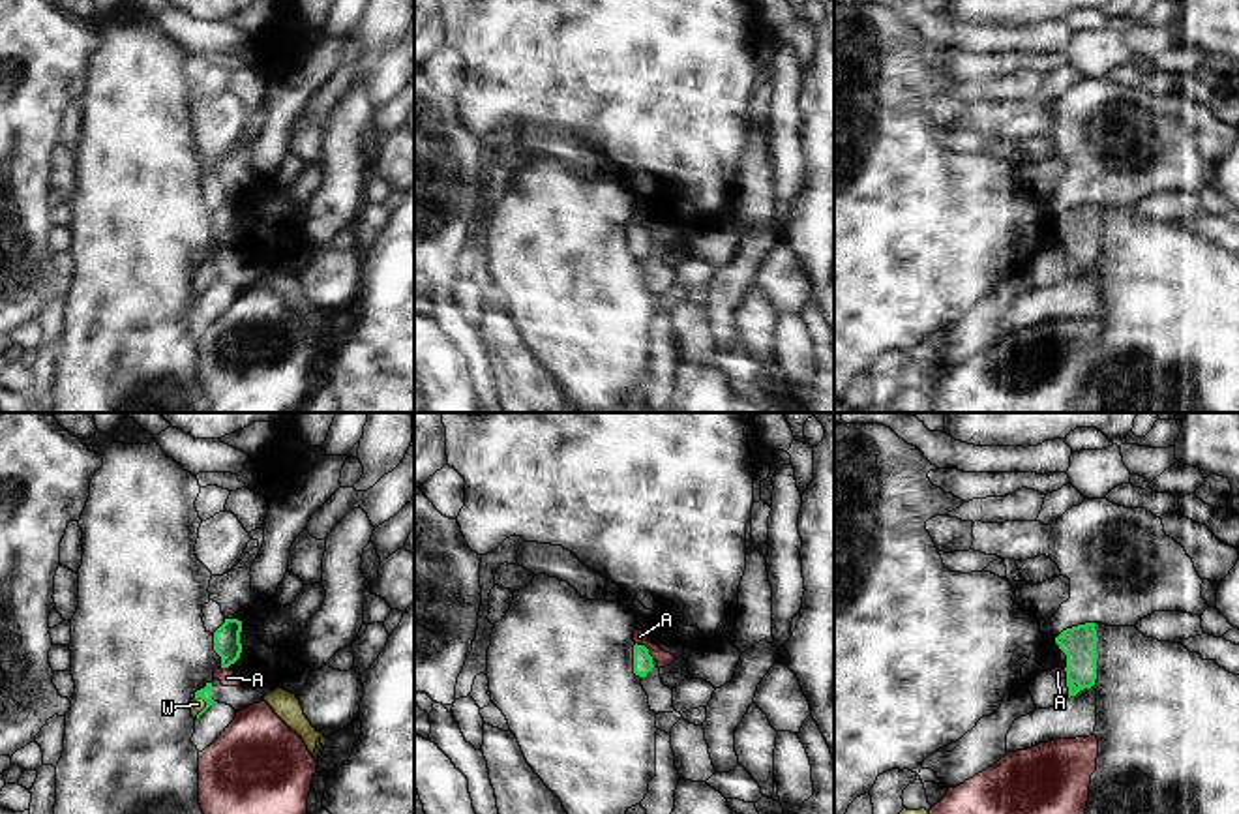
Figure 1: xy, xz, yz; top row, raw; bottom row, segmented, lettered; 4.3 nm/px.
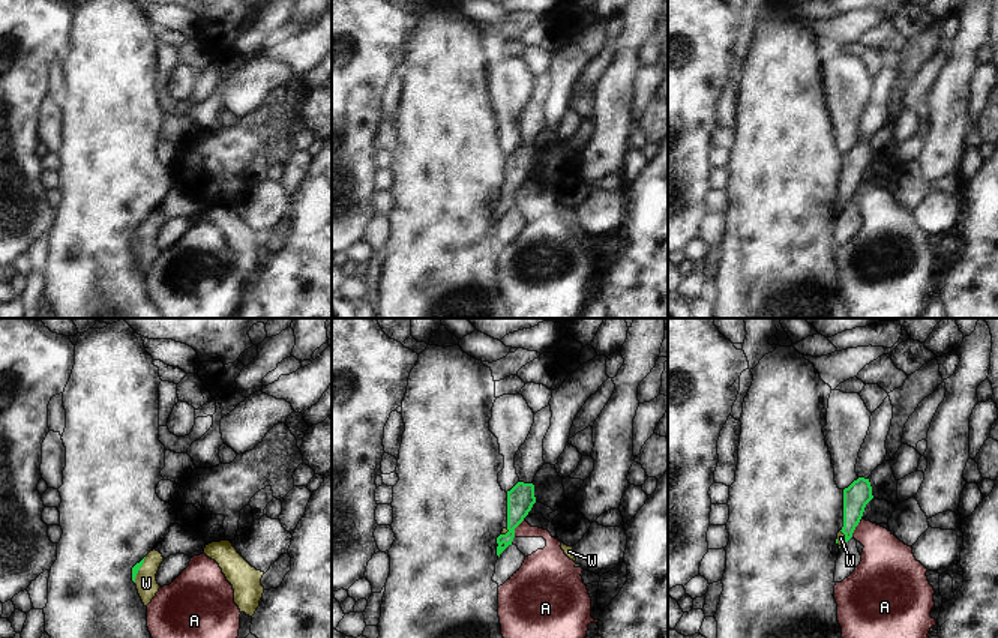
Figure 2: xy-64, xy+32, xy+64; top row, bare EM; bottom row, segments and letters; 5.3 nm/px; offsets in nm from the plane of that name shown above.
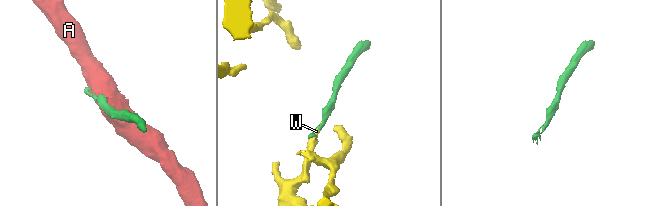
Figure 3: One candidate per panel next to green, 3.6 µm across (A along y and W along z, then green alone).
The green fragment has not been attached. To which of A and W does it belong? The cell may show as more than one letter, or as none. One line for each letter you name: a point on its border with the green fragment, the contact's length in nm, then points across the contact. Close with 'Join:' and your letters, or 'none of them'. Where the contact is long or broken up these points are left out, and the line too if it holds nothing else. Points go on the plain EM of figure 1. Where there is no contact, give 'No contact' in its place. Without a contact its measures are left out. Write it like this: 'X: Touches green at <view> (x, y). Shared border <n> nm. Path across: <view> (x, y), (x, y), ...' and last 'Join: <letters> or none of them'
W: Touches green at xy (205, 287). Shared border 100 nm. Path across: xy (205, 272), (205, 287), (197, 284)
Join: W.

